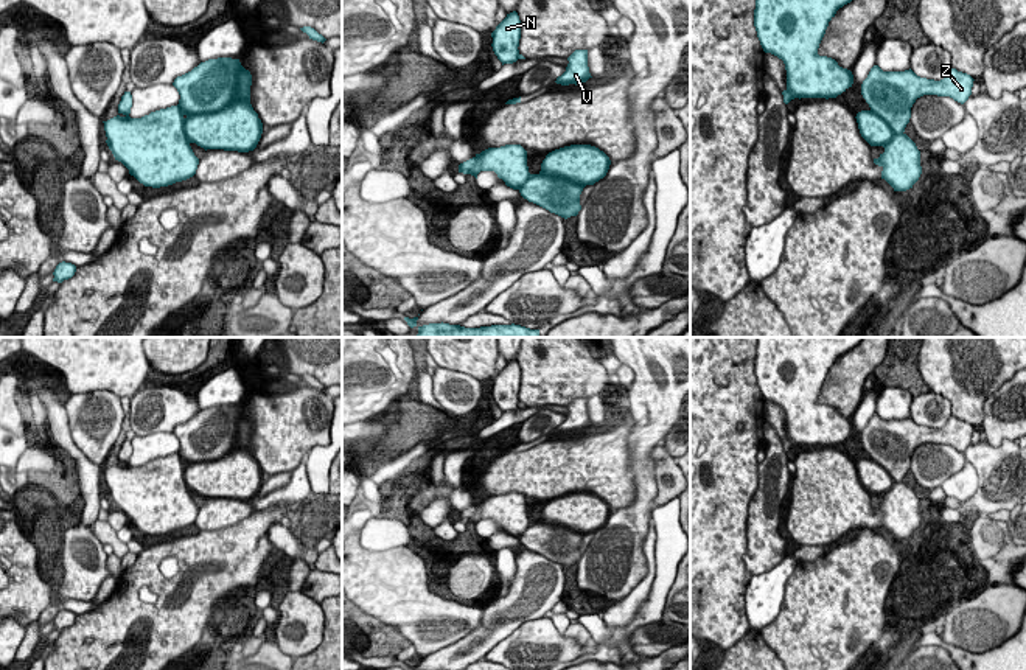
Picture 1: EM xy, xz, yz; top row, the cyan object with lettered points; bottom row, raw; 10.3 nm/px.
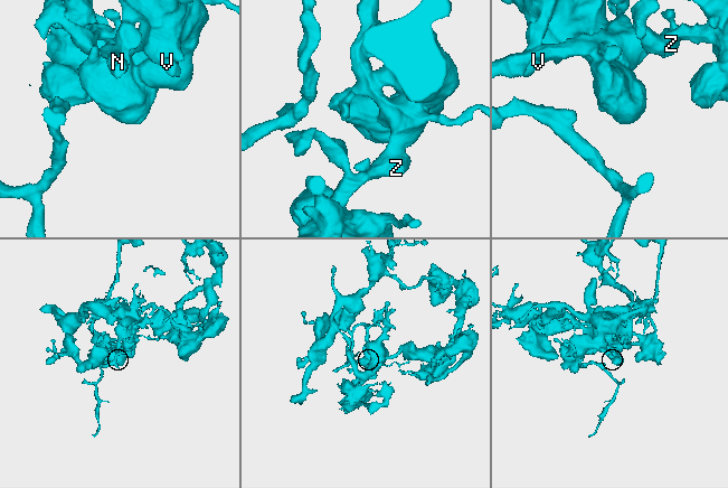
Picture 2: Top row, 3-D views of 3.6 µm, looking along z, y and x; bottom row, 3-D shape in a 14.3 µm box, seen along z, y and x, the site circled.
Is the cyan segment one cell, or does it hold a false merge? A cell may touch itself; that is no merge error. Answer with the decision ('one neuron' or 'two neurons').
one neuron

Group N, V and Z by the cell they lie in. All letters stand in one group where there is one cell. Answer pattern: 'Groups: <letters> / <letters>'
Groups: N V Z

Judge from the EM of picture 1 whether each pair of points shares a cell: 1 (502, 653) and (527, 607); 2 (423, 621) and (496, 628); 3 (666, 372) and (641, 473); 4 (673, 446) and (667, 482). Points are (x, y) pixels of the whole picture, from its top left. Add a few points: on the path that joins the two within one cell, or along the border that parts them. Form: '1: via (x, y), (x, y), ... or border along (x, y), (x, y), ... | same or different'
1: border along (544, 614), (524, 621), (490, 652) | different
2: border along (484, 607), (481, 622), (459, 639), (445, 645) | different
3: via (656, 397), (653, 418), (641, 440), (641, 448) | same
4: border along (663, 445), (673, 457) | different

